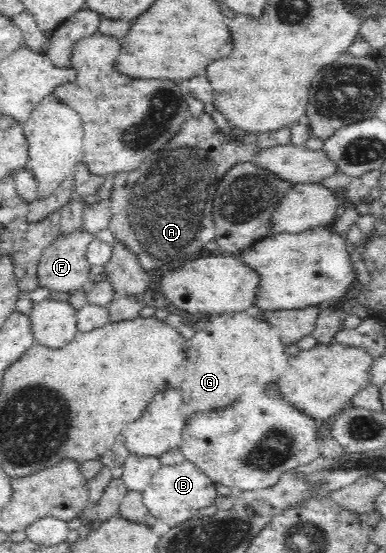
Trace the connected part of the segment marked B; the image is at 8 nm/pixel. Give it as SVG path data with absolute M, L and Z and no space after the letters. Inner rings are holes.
M187 459L176 465L160 467L150 485L143 491L143 504L149 509L150 515L174 527L197 517L201 509L214 505L218 496L218 489L210 476L202 472L202 468L193 461Z

